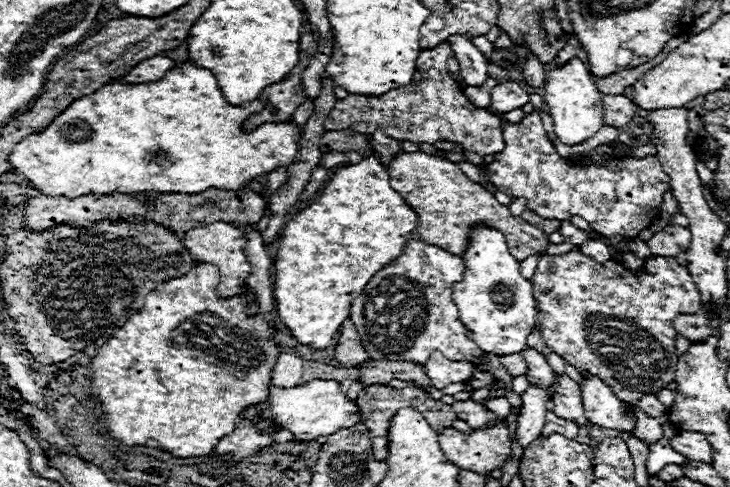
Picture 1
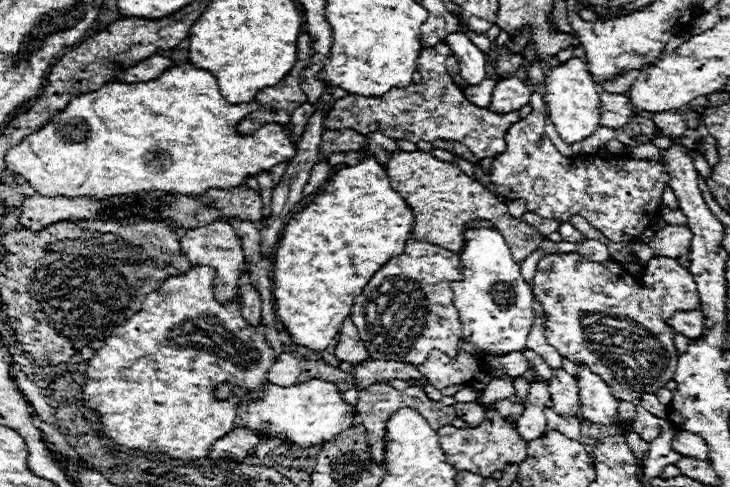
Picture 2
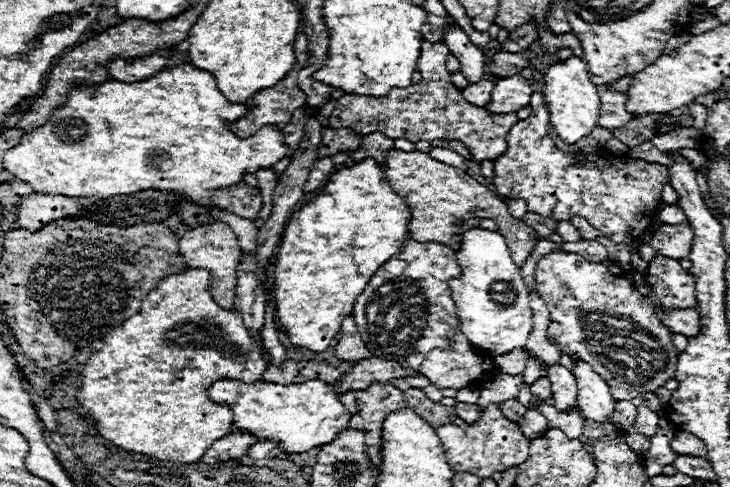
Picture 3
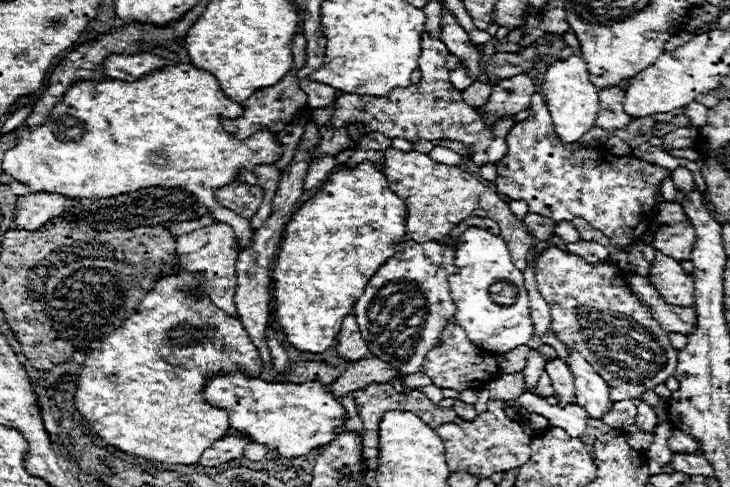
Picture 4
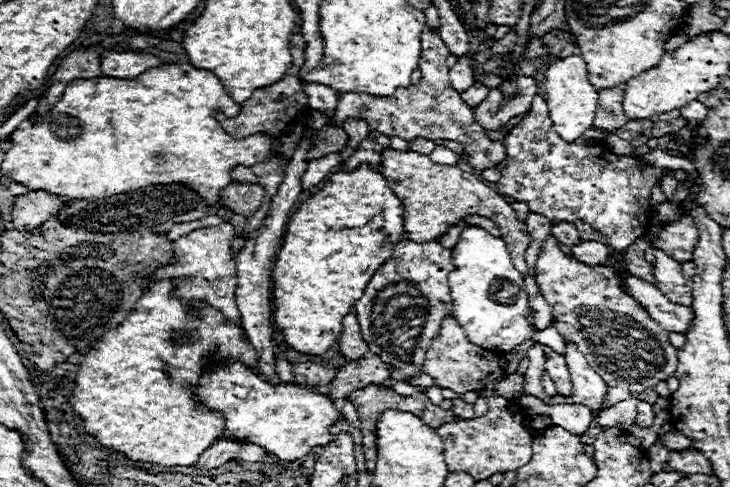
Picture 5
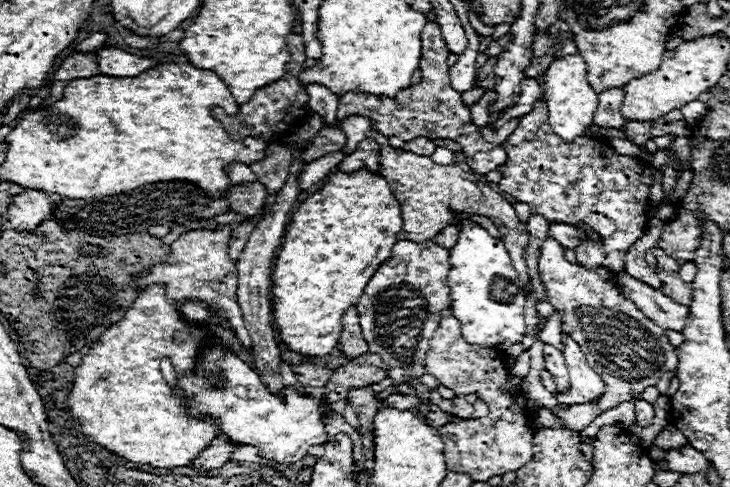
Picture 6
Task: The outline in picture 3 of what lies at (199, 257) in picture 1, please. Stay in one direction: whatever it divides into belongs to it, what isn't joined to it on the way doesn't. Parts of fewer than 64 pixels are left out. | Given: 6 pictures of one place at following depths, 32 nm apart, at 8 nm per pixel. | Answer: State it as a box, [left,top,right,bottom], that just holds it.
[178,222,242,310]

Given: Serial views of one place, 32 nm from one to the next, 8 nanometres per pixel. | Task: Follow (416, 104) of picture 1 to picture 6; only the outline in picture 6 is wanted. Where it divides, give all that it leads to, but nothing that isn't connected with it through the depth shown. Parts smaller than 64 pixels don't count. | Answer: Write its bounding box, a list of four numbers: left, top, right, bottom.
[338,22,508,174]

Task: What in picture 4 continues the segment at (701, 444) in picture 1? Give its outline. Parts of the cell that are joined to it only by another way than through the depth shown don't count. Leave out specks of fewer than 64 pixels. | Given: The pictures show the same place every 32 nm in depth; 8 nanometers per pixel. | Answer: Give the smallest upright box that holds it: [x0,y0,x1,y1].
[668,430,702,454]

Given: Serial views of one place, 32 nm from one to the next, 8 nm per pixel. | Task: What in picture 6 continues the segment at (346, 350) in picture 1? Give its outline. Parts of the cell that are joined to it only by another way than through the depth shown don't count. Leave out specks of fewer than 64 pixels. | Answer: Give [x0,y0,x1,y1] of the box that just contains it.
[338,308,368,358]

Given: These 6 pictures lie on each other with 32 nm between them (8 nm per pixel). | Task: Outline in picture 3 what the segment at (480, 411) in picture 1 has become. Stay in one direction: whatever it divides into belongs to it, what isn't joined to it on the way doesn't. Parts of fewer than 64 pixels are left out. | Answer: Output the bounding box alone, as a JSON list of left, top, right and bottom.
[454,402,480,424]

